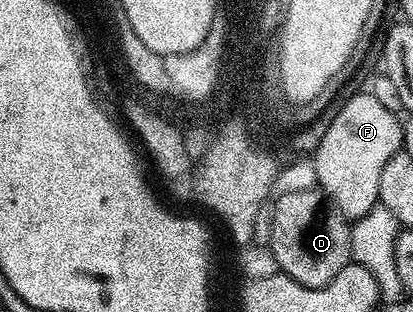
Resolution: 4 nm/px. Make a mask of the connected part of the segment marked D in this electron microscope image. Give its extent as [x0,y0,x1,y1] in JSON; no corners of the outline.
[268,188,351,289]

